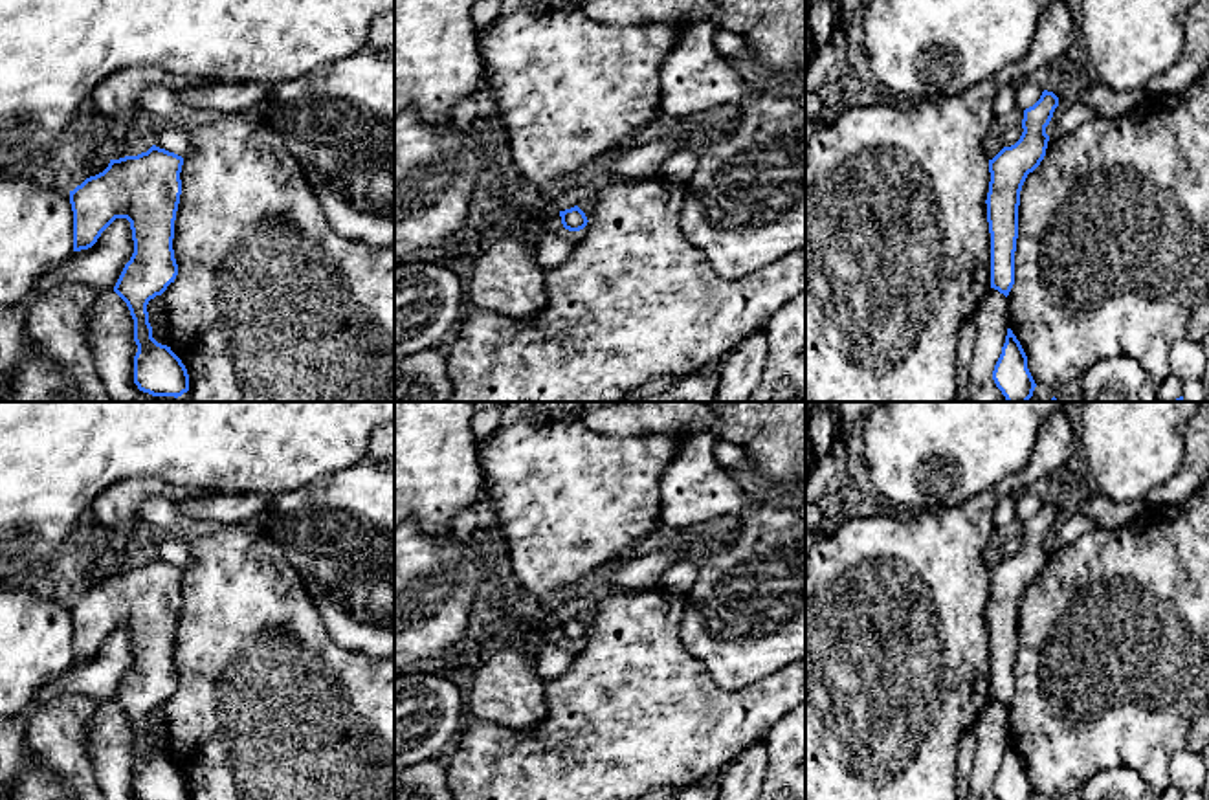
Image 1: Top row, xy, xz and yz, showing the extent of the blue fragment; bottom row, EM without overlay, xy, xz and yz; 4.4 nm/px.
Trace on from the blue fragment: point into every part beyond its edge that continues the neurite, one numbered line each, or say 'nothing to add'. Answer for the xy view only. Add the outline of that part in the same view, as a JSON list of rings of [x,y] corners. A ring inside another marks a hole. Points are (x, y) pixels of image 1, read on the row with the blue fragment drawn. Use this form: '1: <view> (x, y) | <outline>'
nothing to add

